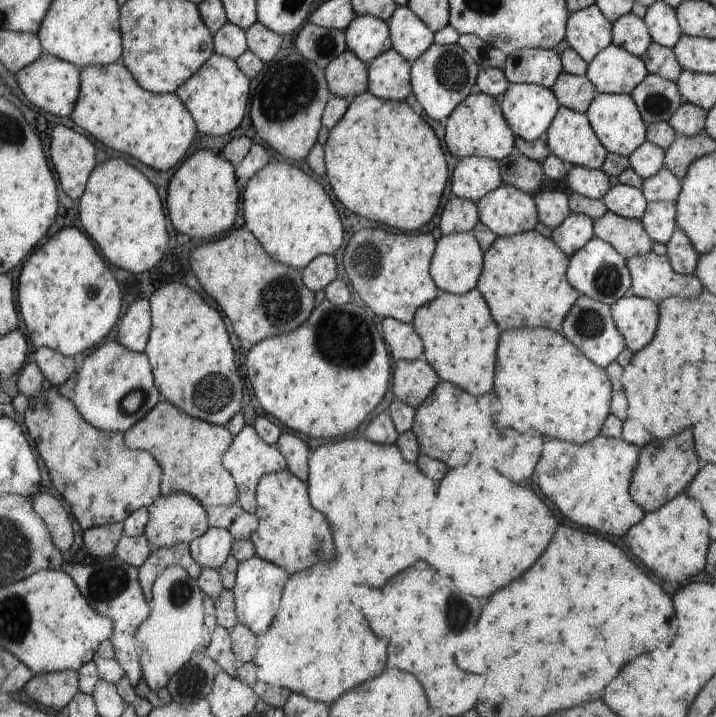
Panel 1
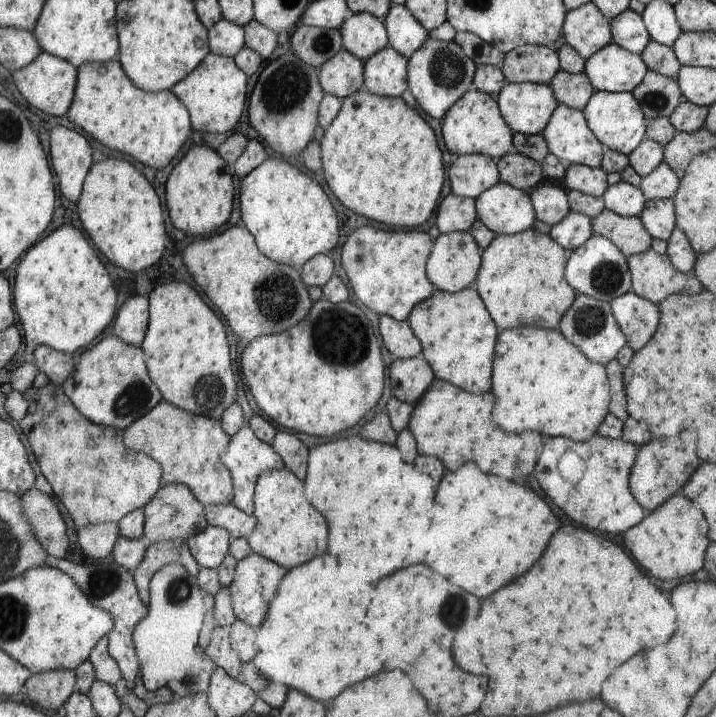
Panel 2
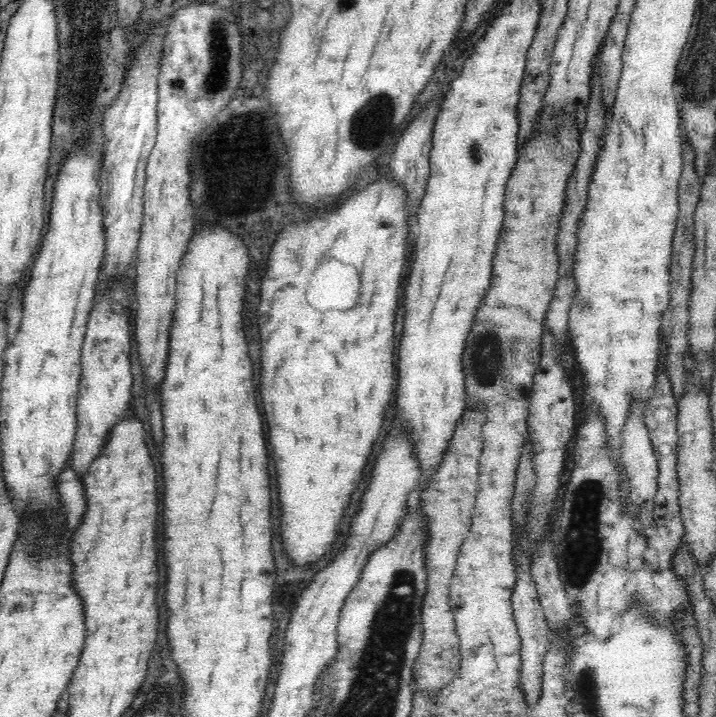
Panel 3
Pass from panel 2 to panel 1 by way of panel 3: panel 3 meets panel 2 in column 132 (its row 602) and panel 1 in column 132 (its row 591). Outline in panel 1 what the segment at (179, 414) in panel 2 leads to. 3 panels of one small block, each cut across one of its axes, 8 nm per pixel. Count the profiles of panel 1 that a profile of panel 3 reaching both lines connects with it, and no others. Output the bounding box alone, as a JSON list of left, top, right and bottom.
[123,400,238,508]

